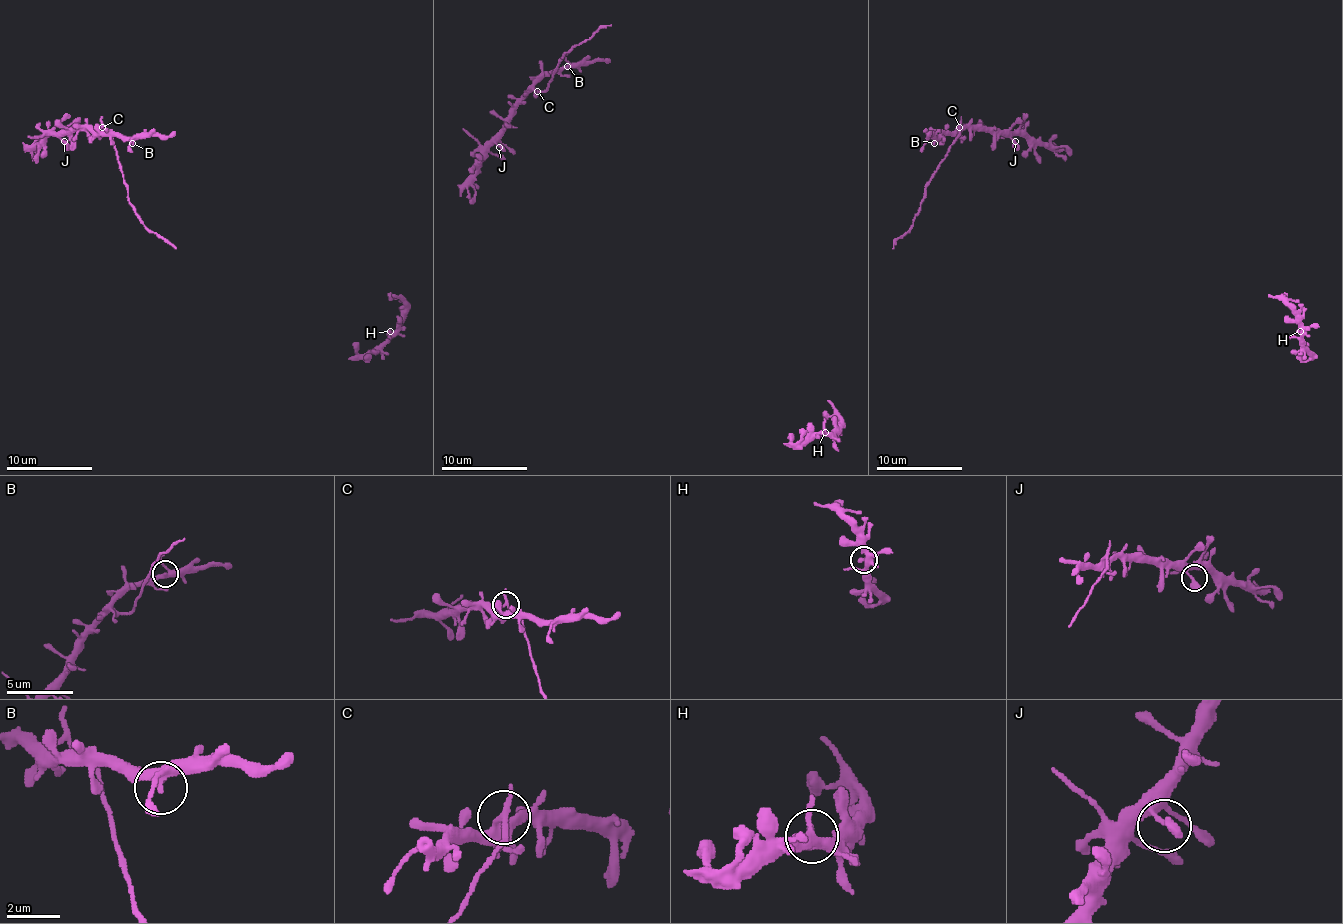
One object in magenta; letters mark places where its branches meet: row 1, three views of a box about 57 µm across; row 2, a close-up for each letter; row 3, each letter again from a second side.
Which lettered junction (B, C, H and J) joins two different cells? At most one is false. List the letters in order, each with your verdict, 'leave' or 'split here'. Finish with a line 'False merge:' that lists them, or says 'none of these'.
B: leave
C: split here
H: leave
J: leave
False merge: C

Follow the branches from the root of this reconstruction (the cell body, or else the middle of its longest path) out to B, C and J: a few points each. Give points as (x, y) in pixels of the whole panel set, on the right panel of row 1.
B: (1071, 153), (1064, 147), (1032, 145), (1024, 136), (996, 130), (957, 128), (944, 132), (934, 143)
C: (1071, 153), (1064, 147), (1032, 145), (1017, 134), (959, 128)
J: (1071, 153), (1064, 147), (1032, 145), (1019, 134), (1011, 136), (1015, 141)

